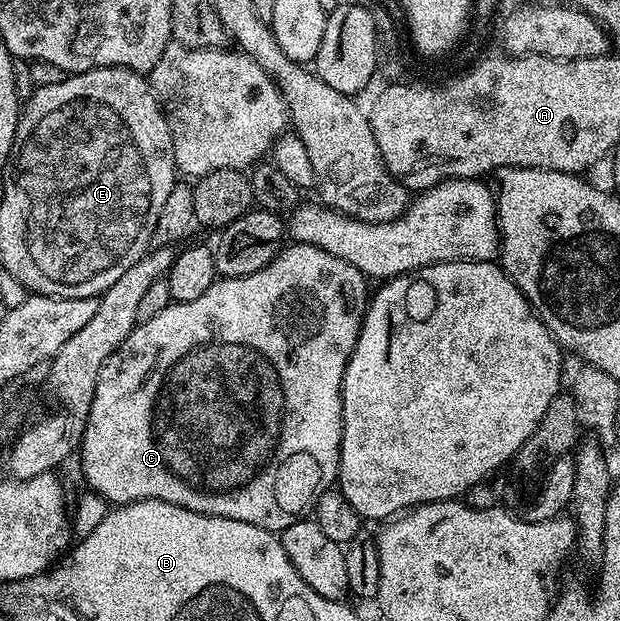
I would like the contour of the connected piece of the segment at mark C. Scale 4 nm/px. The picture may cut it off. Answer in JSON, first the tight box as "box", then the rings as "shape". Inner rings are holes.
{"box":[77,241,369,533],"shape":[[[295,241],[290,245],[292,247],[284,246],[271,263],[252,275],[235,279],[219,277],[209,289],[205,289],[205,293],[201,293],[201,297],[197,297],[197,301],[170,302],[148,323],[135,326],[129,337],[125,337],[123,344],[111,354],[109,361],[101,365],[77,451],[77,459],[79,455],[83,462],[83,479],[95,495],[102,496],[111,505],[160,499],[181,505],[198,515],[245,521],[266,527],[272,533],[282,533],[293,517],[310,512],[317,498],[336,482],[339,446],[343,440],[343,378],[363,327],[363,315],[369,302],[368,280],[352,263],[321,250],[313,243]]]}

